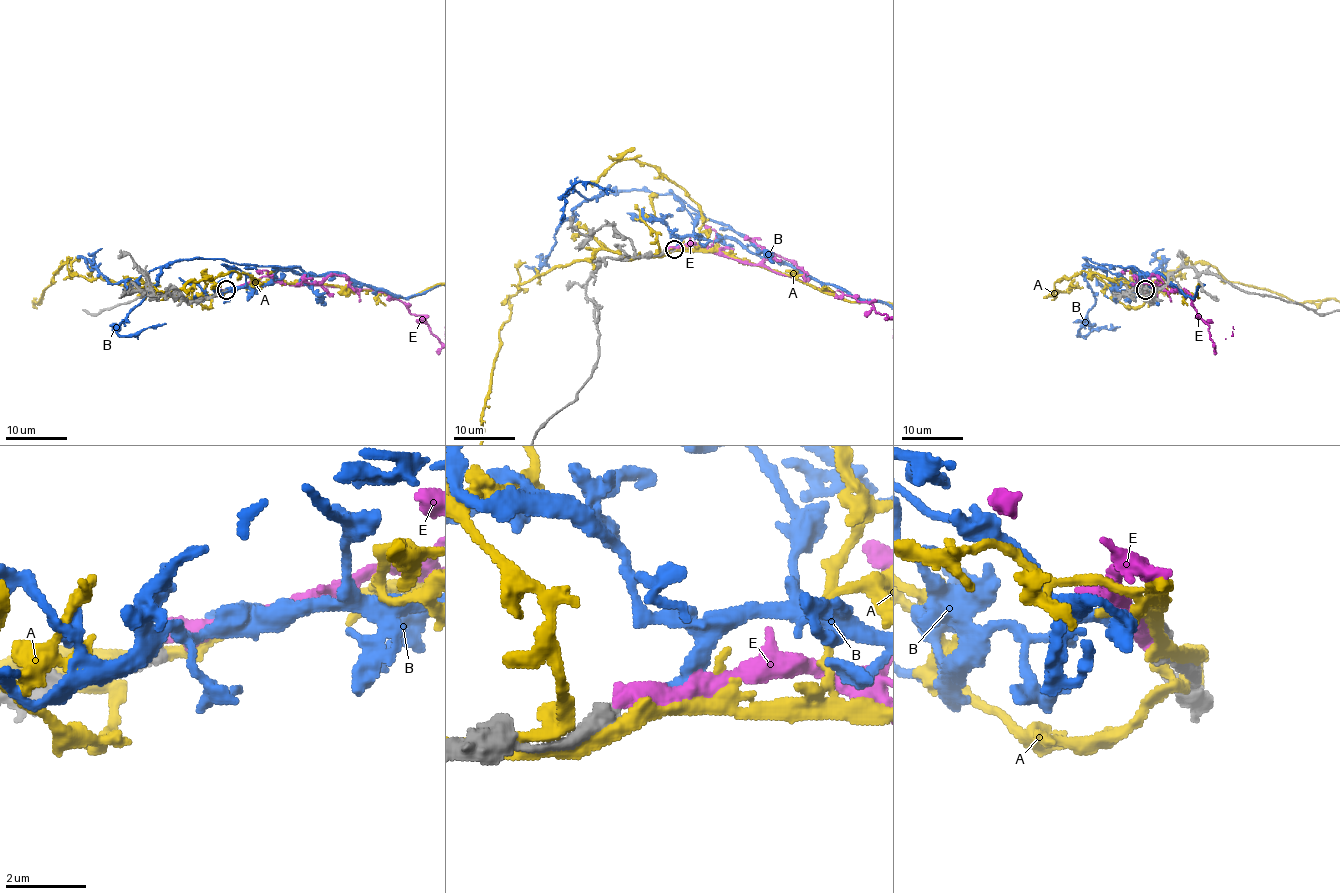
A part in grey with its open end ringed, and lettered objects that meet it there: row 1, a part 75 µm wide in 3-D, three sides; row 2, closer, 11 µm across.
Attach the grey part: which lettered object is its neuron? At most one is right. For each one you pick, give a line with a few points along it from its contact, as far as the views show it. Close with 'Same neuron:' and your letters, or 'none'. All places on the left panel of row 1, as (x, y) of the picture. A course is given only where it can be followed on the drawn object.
Same neuron: B

